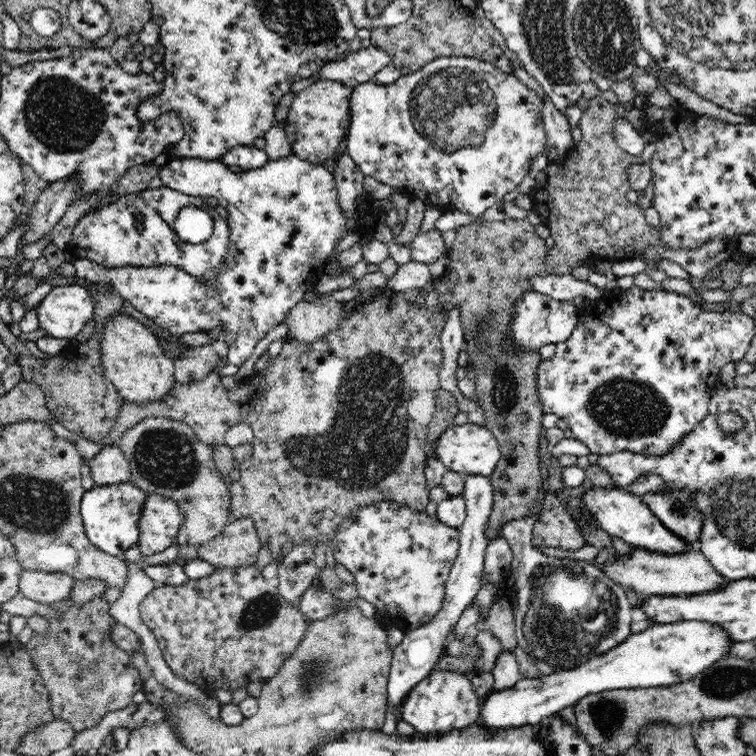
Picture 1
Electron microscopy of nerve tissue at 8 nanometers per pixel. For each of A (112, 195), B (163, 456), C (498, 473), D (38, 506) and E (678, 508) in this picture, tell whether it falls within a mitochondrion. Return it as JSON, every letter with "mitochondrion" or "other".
{"A":"other","B":"mitochondrion","C":"other","D":"mitochondrion","E":"mitochondrion"}

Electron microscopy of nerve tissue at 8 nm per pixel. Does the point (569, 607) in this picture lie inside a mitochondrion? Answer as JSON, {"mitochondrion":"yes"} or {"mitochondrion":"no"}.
{"mitochondrion":"yes"}

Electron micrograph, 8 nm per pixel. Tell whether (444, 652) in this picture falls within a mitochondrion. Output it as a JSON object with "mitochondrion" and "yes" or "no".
{"mitochondrion":"no"}

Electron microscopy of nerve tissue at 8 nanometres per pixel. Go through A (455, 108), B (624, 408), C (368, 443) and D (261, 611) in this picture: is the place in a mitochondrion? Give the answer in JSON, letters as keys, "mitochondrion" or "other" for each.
{"A":"mitochondrion","B":"mitochondrion","C":"mitochondrion","D":"mitochondrion"}

